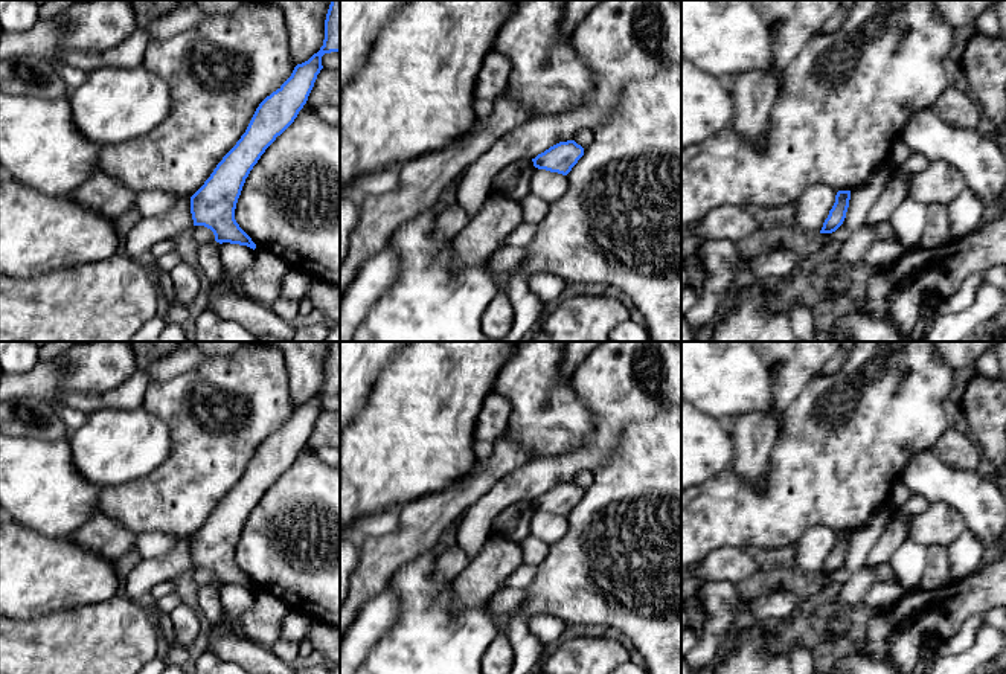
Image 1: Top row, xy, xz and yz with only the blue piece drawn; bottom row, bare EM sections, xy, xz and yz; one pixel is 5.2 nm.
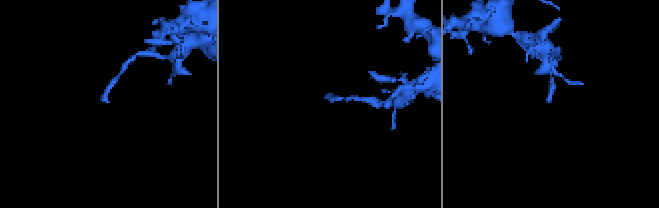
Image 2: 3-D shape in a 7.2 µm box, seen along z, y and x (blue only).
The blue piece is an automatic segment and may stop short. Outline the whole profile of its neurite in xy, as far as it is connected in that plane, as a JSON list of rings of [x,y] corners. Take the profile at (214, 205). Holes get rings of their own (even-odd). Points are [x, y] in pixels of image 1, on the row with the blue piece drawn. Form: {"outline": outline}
{"outline": [[[331,0],[325,20],[323,46],[308,61],[297,64],[291,76],[256,108],[245,133],[236,145],[223,157],[204,185],[191,197],[191,213],[194,226],[204,226],[215,235],[215,241],[247,246],[256,249],[252,238],[239,227],[235,220],[235,209],[245,178],[258,163],[265,149],[280,136],[297,117],[308,101],[317,75],[323,69],[322,56],[325,53],[340,52],[340,0]]]}

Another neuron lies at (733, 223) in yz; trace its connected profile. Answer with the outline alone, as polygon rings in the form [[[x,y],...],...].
[[[796,203],[764,209],[753,204],[719,206],[697,221],[694,233],[706,239],[729,239],[732,244],[754,232],[796,224]]]

